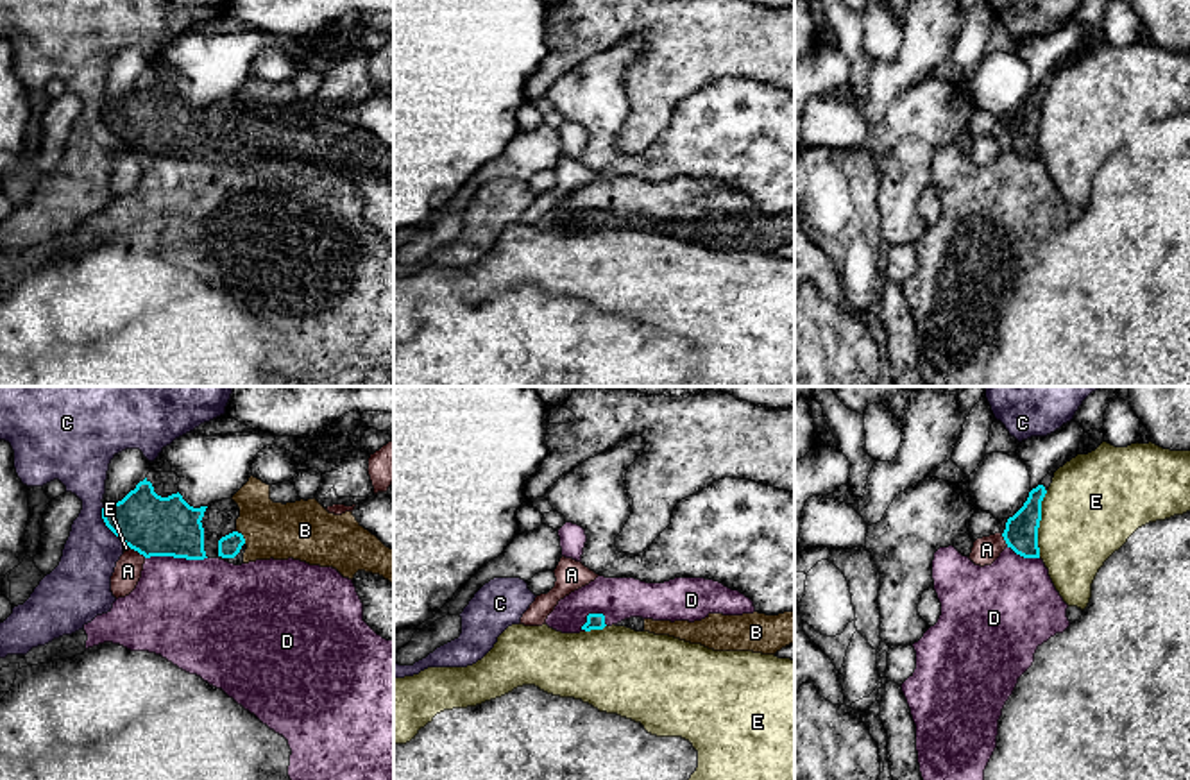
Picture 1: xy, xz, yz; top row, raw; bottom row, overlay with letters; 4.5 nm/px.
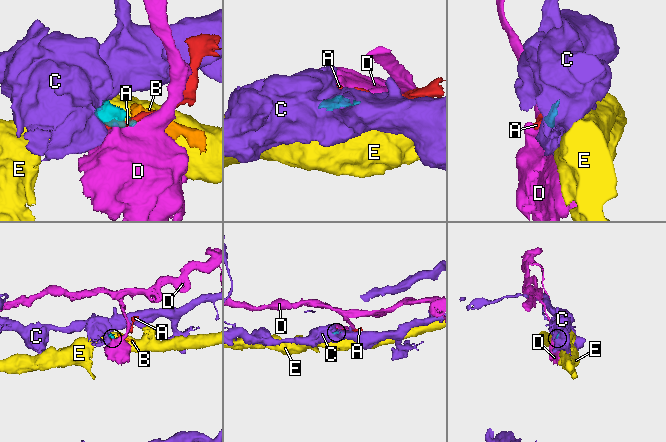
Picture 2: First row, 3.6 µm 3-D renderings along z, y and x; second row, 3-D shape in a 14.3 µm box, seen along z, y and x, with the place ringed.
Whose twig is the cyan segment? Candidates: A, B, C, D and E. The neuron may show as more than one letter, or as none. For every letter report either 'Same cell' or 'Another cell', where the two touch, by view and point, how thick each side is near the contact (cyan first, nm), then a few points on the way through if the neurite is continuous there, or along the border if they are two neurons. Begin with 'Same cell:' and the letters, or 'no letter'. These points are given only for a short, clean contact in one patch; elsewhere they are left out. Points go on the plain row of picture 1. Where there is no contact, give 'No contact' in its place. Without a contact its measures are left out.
Same cell: B
A: Another cell. Touches cyan at xy (138, 151). Thickness 280 nm (cyan) against 120 nm. Boundary: xy (131, 147), (145, 156)
B: Same cell. Touches cyan at xy (242, 136). Thickness 100 nm (cyan) against 260 nm. Path across: xy (229, 145), (242, 136), (249, 129), (296, 129)
C: Another cell. Touches cyan at xy (106, 124). Thickness 280 nm (cyan) against 240 nm. Boundary: xy (102, 104), (102, 120), (124, 142)
D: Another cell. Touches cyan at xy (176, 156). Thickness 280 nm (cyan) against 460 nm. Boundary: xy (206, 156), (145, 158)
E: Another cell. Touches cyan at yz (1038, 124). Thickness 150 nm (cyan) against 420 nm

